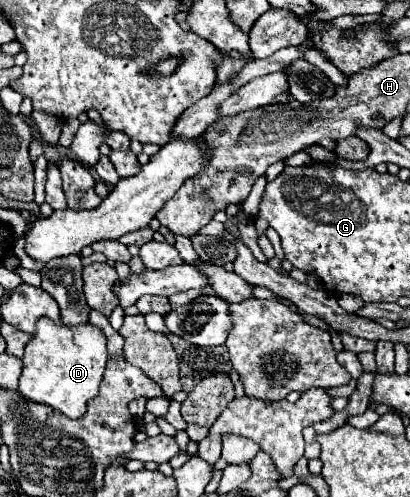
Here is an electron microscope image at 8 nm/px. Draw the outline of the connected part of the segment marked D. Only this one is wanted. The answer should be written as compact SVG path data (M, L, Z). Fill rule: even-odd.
M39 319L37 333L25 347L19 393L25 399L59 409L69 419L79 419L85 413L87 401L99 393L107 357L105 335L97 327L91 327L91 323L67 327L57 325L51 319Z

